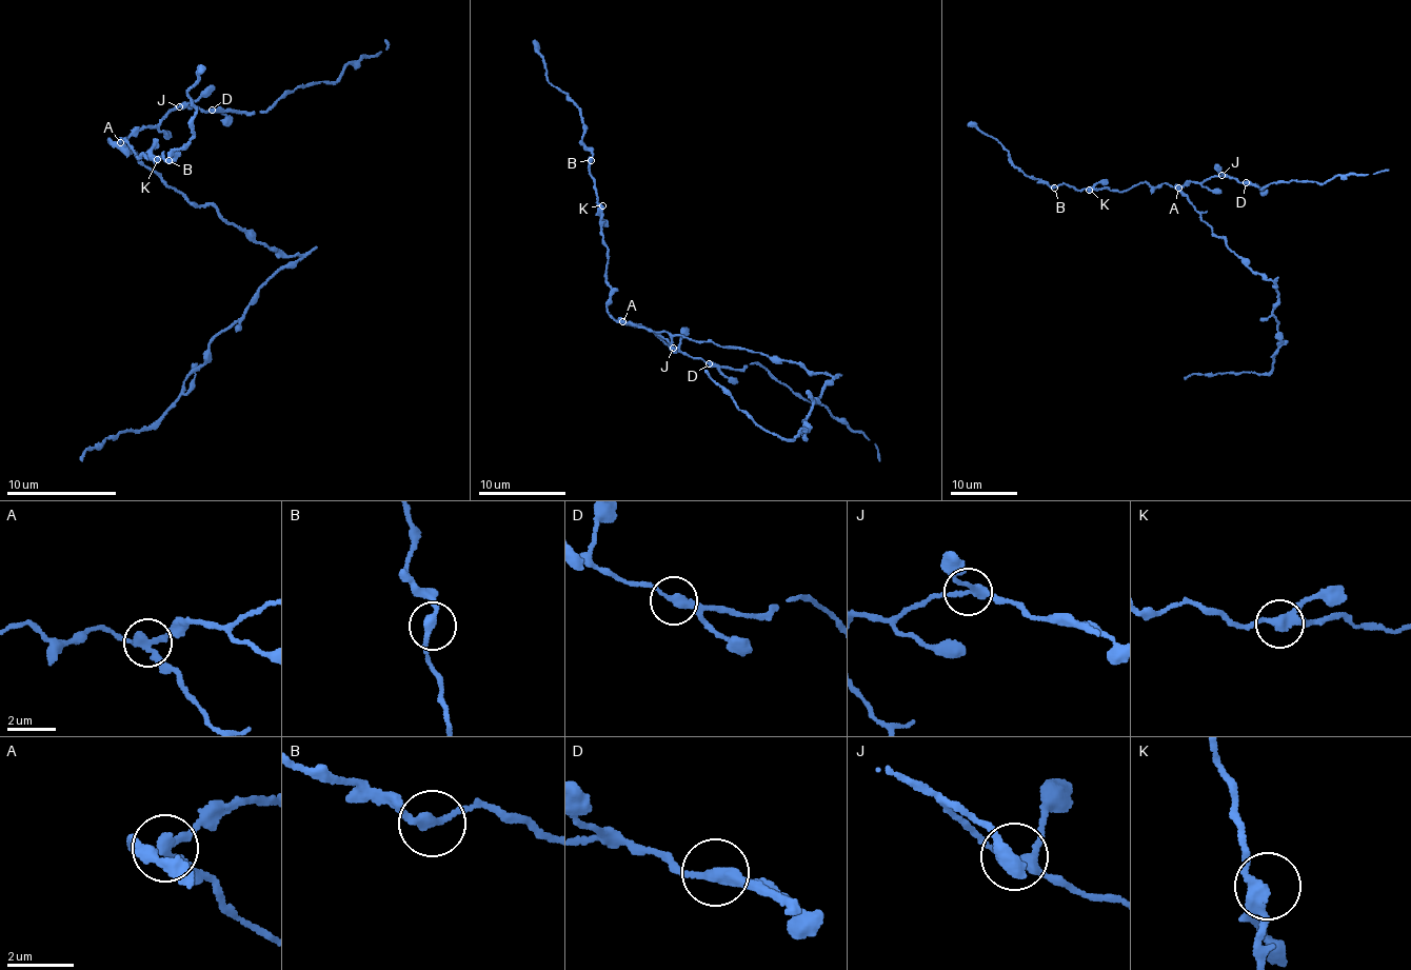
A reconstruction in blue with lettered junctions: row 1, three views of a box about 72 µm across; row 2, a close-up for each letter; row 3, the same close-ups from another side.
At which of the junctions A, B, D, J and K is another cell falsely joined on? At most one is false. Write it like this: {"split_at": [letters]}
{"split_at": ["A"]}

